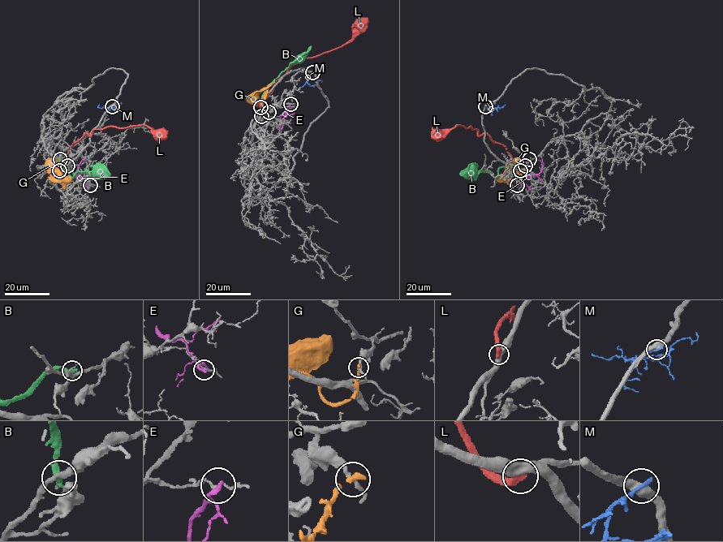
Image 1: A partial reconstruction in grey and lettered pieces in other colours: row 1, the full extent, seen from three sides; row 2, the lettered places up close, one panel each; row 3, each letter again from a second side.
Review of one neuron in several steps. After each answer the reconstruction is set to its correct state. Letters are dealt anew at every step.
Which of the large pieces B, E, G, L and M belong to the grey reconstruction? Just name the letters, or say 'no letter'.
no letter

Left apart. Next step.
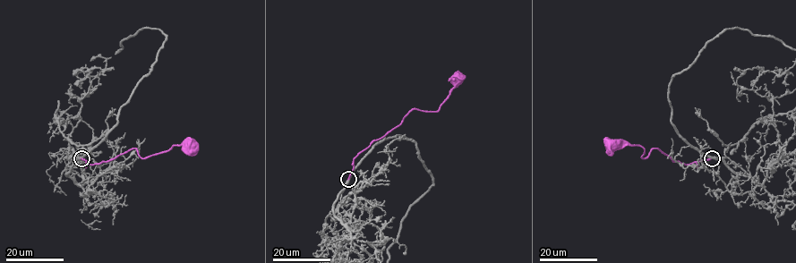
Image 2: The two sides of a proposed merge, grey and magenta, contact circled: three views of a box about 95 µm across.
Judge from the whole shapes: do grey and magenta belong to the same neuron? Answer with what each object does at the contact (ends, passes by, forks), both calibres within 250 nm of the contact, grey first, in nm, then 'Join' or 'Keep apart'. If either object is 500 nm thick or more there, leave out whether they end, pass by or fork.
At the ring grey passes by. At the ring magenta ends. Thickness 480 nm (grey) against 280 nm. Join

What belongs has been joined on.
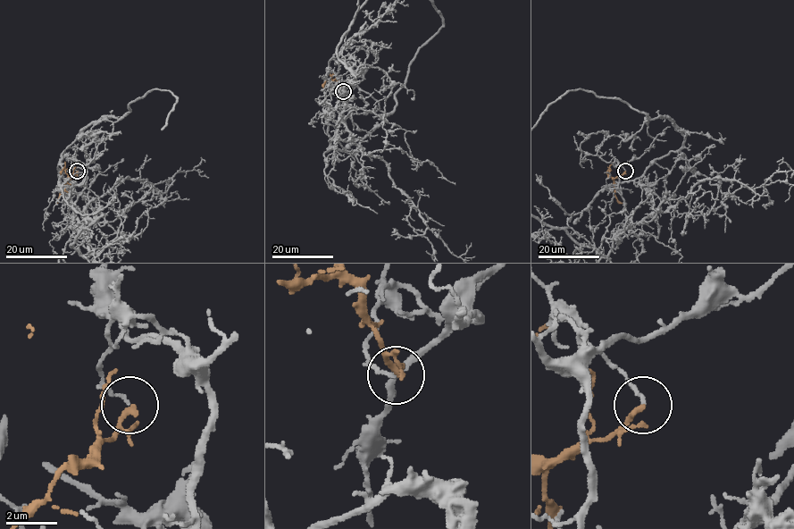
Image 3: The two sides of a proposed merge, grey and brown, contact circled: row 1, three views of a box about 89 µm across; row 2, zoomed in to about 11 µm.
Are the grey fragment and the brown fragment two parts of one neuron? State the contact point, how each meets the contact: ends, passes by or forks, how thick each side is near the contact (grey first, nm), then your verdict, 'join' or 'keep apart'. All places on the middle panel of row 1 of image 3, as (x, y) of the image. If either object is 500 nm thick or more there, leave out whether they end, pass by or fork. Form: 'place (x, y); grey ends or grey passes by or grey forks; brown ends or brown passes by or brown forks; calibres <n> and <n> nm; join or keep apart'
place (343, 91); grey ends; brown ends; calibres 120 and 240 nm; keep apart

